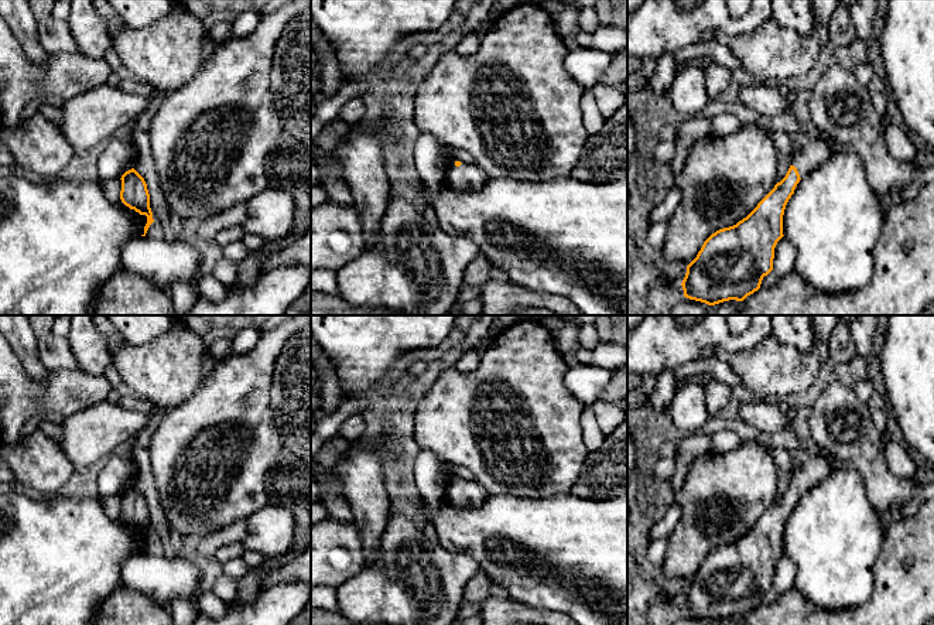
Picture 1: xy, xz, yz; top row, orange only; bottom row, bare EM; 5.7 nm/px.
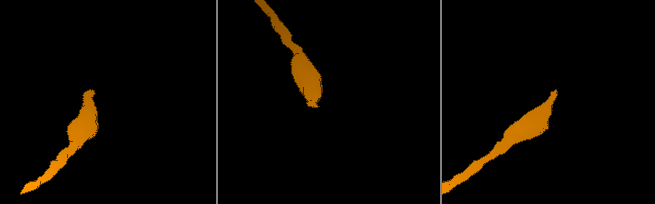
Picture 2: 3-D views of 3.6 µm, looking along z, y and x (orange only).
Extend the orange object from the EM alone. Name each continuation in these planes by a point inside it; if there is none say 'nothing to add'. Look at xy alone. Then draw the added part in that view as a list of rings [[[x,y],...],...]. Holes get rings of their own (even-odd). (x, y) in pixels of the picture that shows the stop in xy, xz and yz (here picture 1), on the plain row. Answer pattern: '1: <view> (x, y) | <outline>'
nothing to add

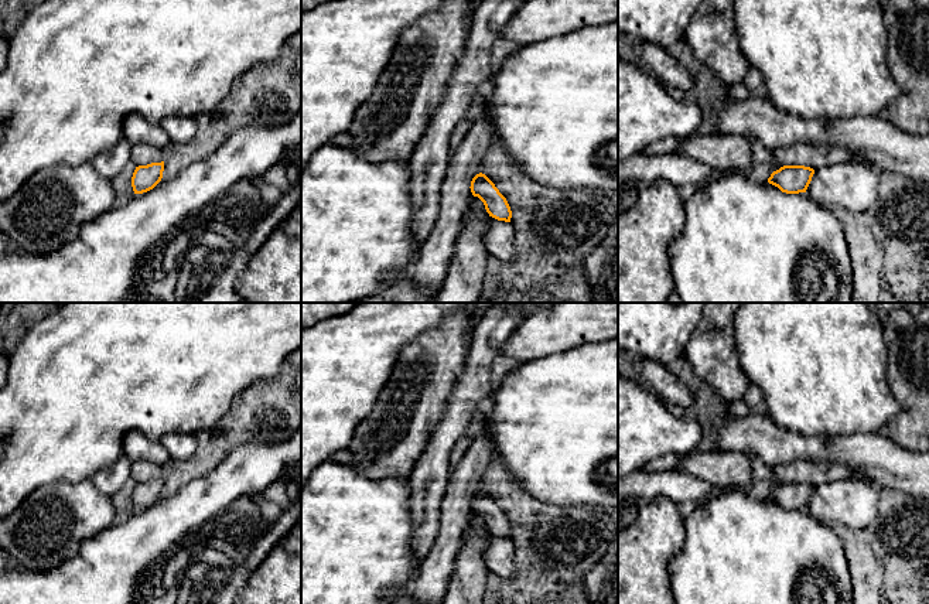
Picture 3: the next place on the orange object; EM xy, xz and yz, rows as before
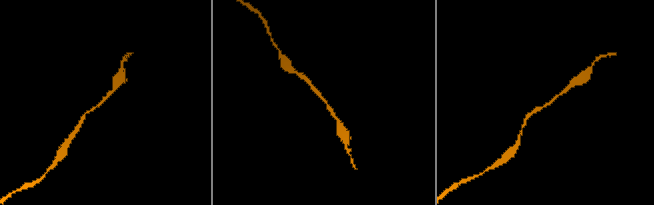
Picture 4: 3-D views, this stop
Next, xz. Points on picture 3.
nothing to add

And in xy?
nothing to add

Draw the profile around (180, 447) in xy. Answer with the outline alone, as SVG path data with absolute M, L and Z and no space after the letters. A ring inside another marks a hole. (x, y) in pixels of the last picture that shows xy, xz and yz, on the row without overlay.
M167 434L160 439L160 443L168 451L173 461L185 461L197 450L195 434Z

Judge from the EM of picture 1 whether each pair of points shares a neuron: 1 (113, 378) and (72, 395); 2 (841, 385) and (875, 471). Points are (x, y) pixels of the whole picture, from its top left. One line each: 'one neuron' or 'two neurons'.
1: two neurons
2: one neuron

